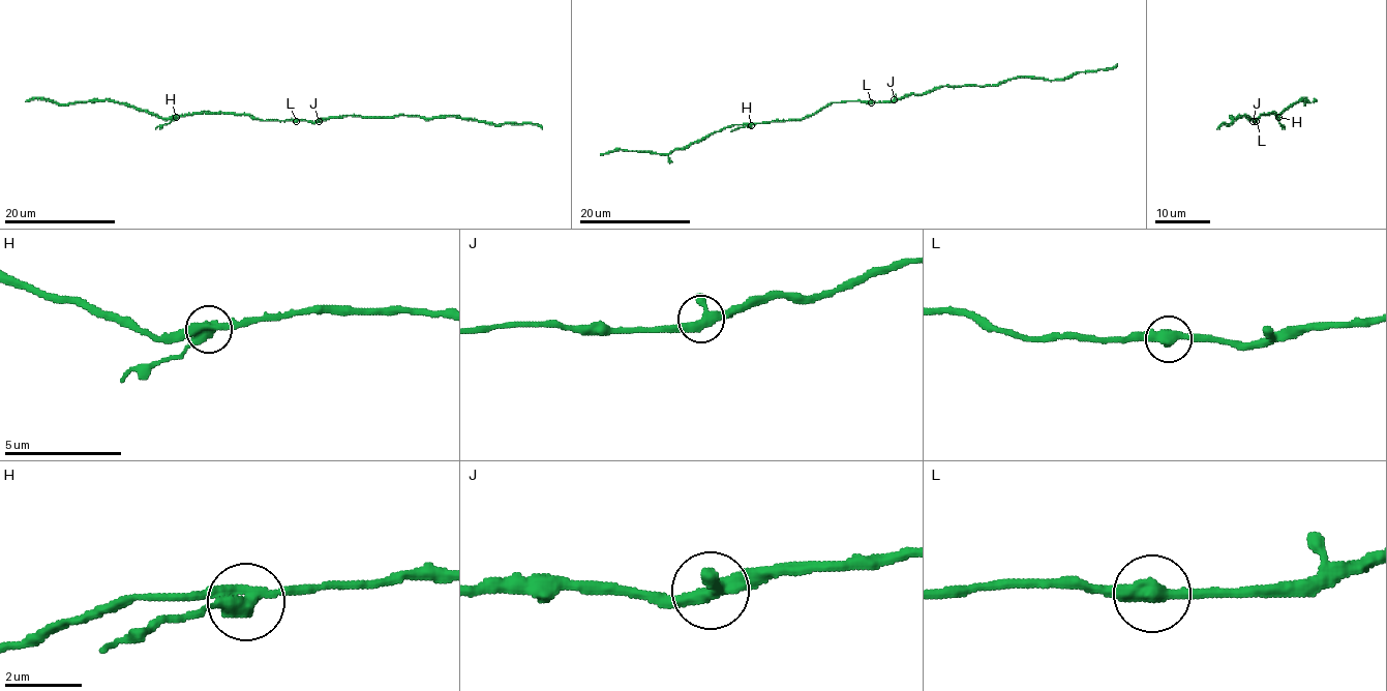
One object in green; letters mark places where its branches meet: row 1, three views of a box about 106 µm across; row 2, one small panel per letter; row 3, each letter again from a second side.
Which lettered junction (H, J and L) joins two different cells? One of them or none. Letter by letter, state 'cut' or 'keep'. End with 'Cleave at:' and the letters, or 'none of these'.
H: cut
J: keep
L: keep
Cleave at: H

